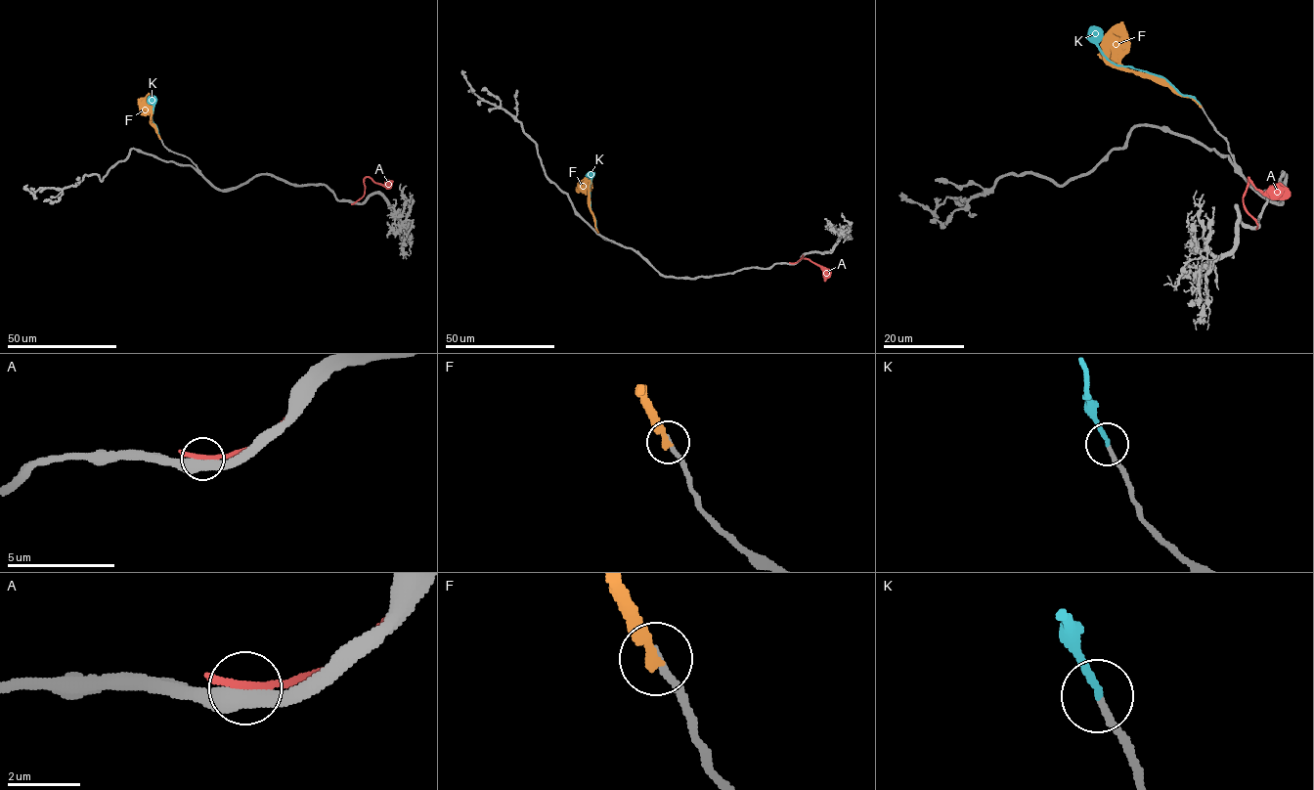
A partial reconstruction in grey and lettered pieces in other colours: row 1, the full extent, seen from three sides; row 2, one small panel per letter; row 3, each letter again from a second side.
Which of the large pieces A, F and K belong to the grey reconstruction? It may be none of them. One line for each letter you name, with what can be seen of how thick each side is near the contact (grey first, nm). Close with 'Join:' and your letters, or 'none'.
K: 180/200 nm
Join: K

